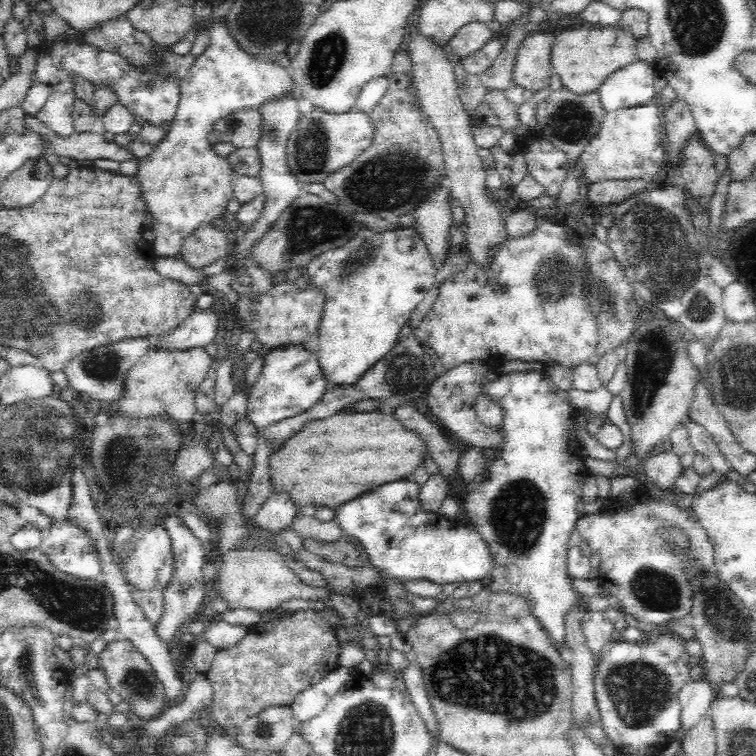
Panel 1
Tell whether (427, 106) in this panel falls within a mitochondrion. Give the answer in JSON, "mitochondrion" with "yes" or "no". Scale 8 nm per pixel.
{"mitochondrion":"no"}

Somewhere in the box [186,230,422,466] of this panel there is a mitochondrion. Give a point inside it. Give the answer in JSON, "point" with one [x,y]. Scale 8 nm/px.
{"point":[351,272]}

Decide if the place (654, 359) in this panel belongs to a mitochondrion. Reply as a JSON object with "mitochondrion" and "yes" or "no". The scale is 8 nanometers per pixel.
{"mitochondrion":"yes"}

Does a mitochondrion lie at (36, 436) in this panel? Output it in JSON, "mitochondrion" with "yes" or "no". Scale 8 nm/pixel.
{"mitochondrion":"yes"}

